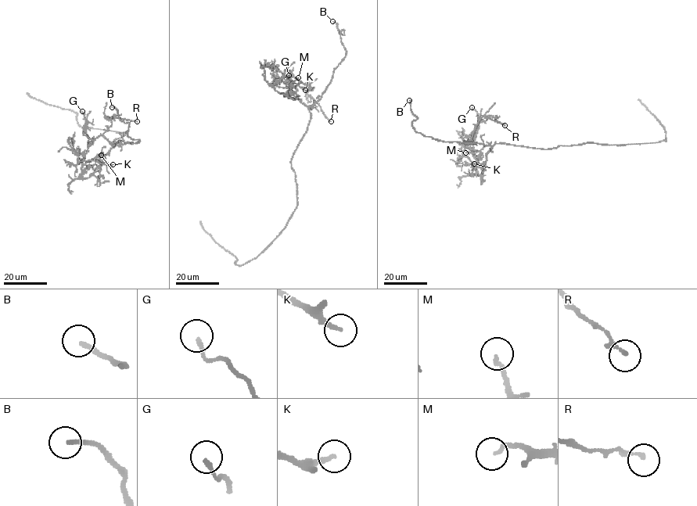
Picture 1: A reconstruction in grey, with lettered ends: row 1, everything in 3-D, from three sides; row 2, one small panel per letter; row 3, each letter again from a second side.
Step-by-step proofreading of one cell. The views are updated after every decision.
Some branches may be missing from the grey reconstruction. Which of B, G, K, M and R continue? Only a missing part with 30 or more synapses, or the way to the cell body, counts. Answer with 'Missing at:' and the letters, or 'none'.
Missing at: B

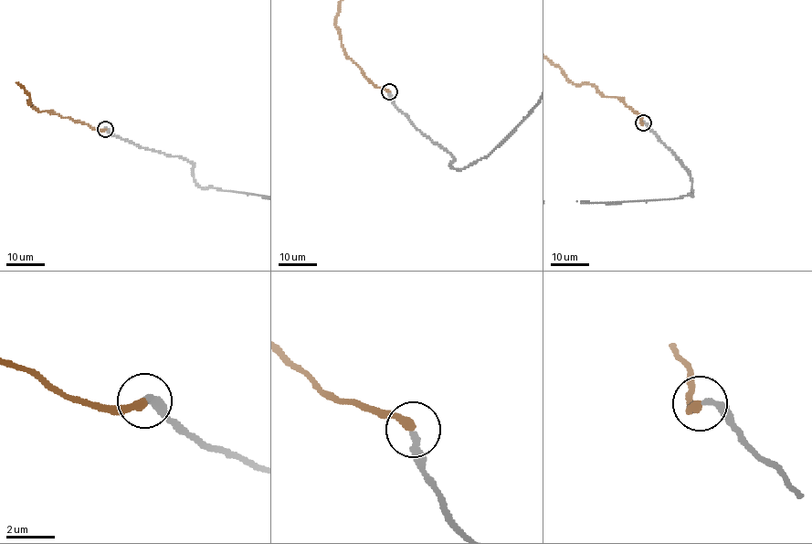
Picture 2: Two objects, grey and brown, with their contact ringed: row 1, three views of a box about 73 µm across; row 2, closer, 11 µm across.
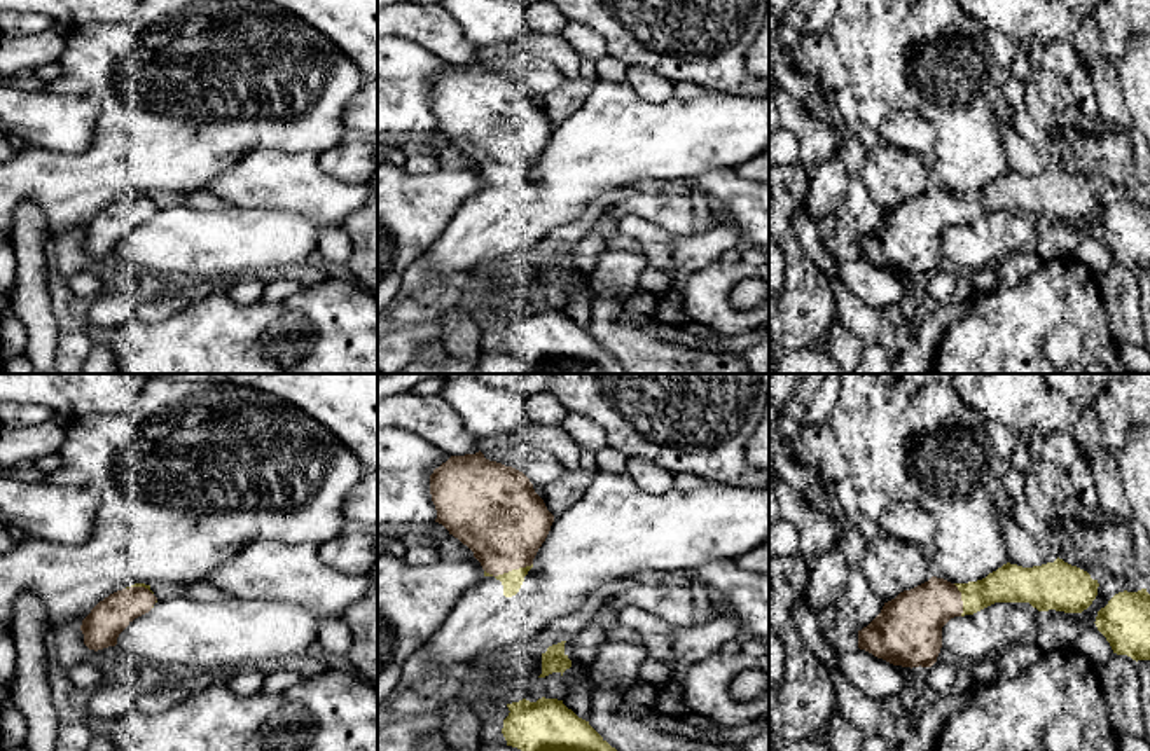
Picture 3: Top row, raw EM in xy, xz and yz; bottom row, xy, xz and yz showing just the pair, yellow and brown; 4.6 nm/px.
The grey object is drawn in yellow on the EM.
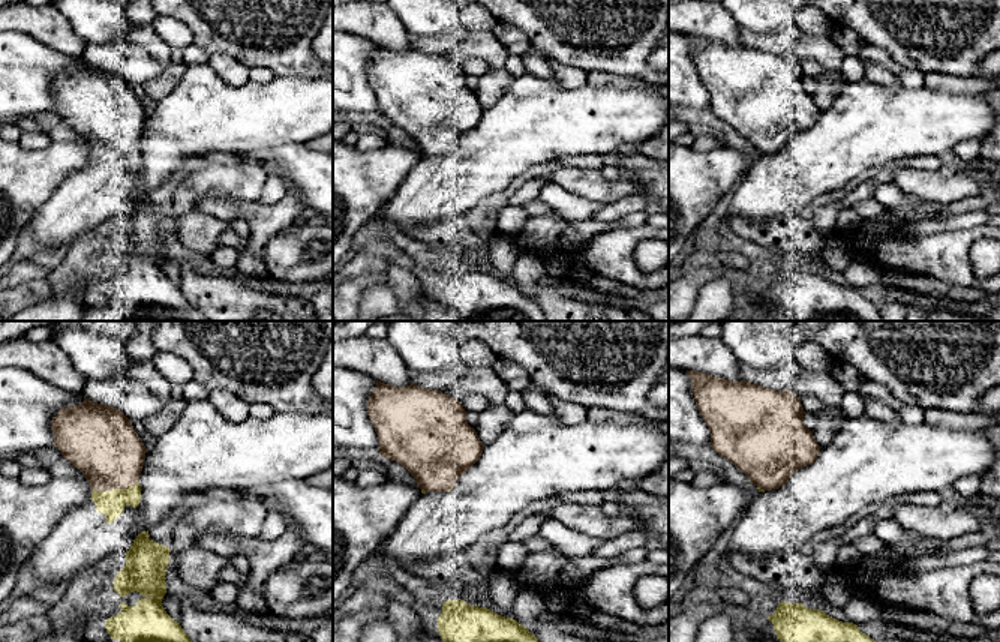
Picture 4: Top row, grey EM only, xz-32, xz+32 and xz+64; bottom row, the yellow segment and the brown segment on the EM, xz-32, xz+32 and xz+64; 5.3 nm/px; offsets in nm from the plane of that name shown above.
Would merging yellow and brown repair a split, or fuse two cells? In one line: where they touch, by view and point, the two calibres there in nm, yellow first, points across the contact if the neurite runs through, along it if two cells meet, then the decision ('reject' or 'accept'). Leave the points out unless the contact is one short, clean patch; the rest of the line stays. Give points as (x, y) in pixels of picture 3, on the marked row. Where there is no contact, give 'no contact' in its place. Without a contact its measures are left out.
contact xz (509, 571); calibres 90 and 400 nm; accept

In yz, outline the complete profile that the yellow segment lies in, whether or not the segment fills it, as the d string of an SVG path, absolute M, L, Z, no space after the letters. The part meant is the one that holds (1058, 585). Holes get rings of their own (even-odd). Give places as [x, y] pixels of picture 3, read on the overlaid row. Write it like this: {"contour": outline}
{"contour": "M1056 559L1042 566L1022 568L1003 564L986 578L968 583L951 583L932 576L928 582L900 592L884 603L881 613L858 630L858 648L902 667L932 667L942 648L942 627L954 617L973 615L994 603L1029 603L1038 611L1082 613L1098 596L1098 580L1077 566Z"}

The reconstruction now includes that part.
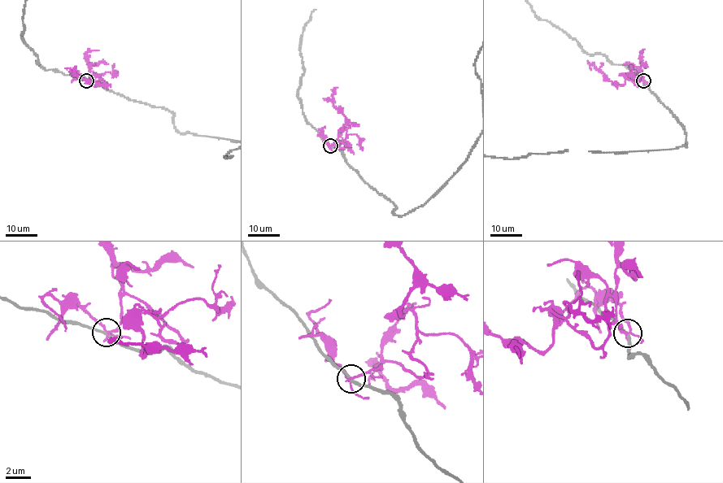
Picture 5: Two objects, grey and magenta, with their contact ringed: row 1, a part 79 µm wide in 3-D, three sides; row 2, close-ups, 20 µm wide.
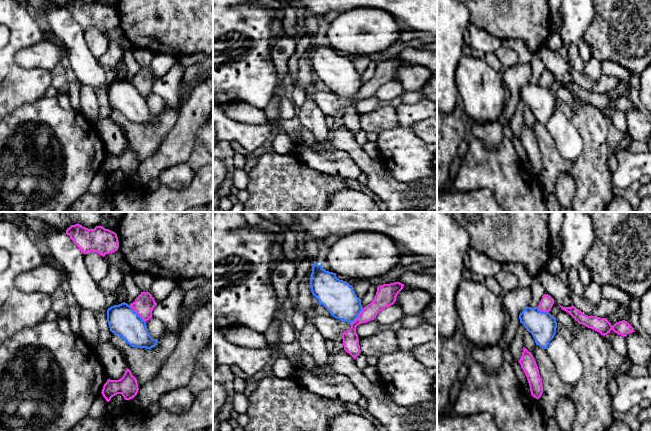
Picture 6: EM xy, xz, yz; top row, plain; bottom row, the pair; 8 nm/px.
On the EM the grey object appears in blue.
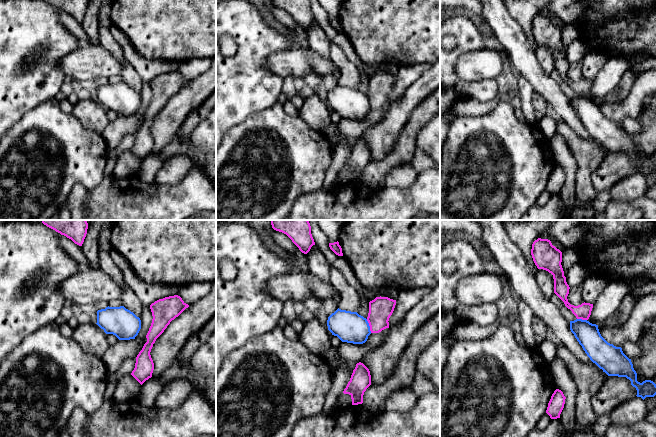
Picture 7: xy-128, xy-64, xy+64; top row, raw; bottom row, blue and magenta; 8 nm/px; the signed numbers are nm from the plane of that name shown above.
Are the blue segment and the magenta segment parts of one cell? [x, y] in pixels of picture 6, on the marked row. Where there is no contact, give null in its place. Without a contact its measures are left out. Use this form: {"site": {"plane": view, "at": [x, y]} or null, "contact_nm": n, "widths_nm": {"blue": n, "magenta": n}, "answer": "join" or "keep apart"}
{"site": {"plane": "xy", "at": [137, 314]}, "contact_nm": 190, "widths_nm": {"blue": 240, "magenta": 160}, "answer": "keep apart"}

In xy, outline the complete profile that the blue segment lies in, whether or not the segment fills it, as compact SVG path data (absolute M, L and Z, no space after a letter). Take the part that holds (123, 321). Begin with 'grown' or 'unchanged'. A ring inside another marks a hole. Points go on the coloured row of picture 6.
unchanged | M125 302L108 308L107 322L112 333L121 336L129 345L133 347L151 349L157 345L158 339L153 339L151 337L148 332L146 322L130 305Z

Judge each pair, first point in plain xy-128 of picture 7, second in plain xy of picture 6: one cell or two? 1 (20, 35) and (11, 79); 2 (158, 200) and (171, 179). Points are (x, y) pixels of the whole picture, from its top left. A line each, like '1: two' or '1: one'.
1: one
2: two

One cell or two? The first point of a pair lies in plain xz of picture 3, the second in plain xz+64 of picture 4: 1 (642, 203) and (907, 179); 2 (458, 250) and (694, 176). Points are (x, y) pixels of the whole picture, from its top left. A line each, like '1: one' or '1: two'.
1: one
2: two

